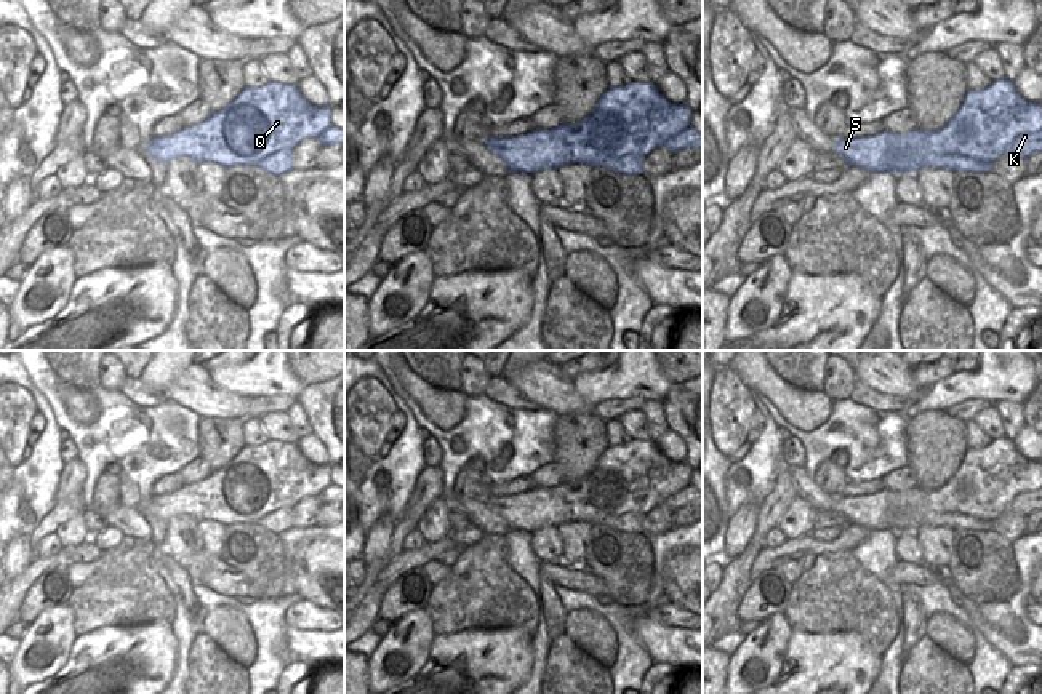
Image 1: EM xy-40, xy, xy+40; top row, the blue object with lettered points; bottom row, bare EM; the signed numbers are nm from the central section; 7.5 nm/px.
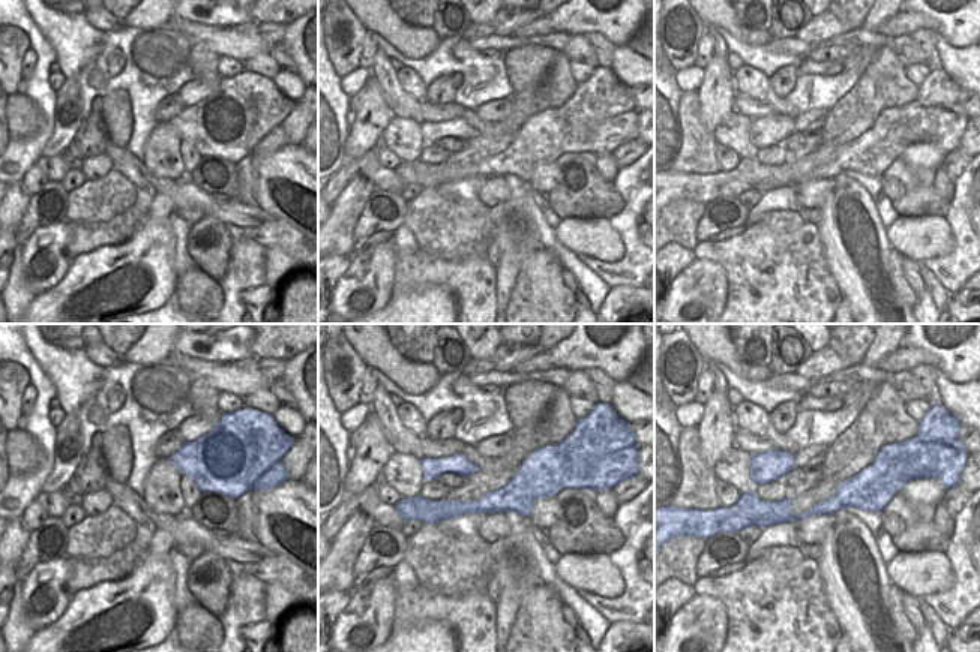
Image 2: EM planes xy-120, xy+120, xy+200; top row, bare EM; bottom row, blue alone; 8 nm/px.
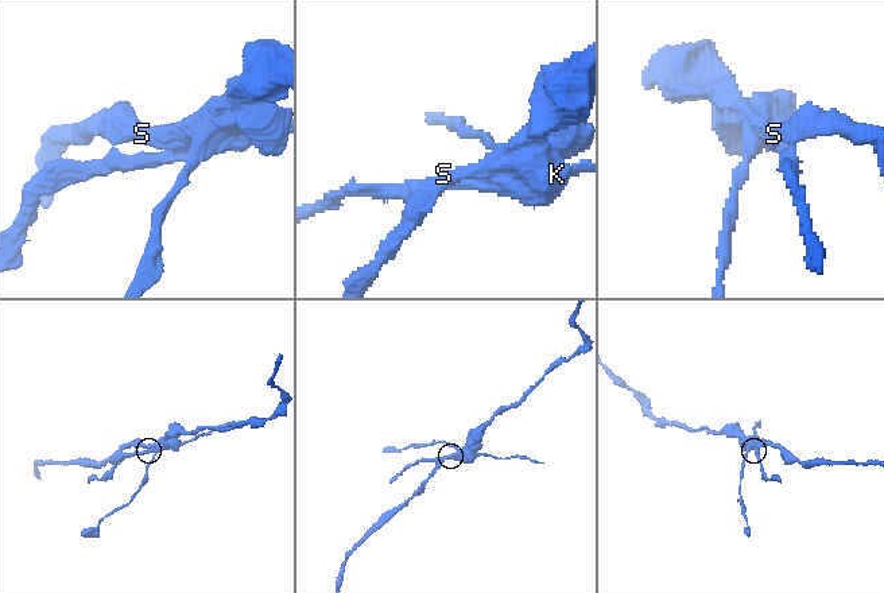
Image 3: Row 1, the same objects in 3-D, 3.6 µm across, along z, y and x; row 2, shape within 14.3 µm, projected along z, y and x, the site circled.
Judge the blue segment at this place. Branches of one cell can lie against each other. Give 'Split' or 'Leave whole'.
Split.

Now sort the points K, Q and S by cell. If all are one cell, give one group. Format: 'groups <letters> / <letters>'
groups K / Q S

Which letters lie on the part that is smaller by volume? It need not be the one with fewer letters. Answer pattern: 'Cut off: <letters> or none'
Cut off: K

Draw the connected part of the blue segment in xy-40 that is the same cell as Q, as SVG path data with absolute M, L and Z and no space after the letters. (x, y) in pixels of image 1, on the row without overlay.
M269 440L258 446L245 445L229 464L197 483L154 496L147 512L166 523L189 515L224 526L256 524L307 496L319 496L330 485L330 464L309 462L296 443Z

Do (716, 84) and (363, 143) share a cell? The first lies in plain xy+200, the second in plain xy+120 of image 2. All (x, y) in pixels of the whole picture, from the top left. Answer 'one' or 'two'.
one

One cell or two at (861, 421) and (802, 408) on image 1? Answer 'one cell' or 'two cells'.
two cells

